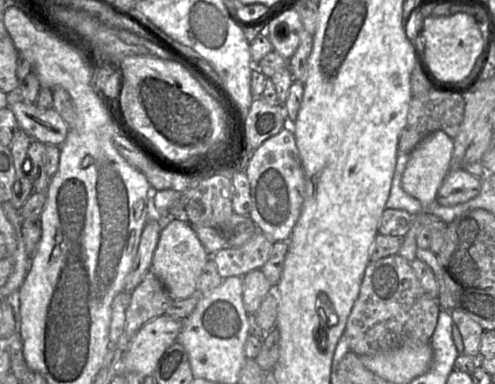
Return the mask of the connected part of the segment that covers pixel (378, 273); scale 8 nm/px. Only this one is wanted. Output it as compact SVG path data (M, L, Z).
M399 254L369 262L344 336L358 356L374 355L405 345L430 343L441 308L422 288L411 264Z

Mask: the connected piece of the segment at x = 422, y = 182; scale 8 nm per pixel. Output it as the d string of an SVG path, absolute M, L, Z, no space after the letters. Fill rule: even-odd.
M444 131L424 137L409 154L401 179L403 190L423 207L429 207L450 171L452 153L453 139Z

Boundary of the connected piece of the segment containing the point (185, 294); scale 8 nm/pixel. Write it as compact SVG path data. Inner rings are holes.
M177 217L162 223L150 271L161 281L174 300L181 300L199 294L197 282L211 256L213 255L206 251L191 224L184 217Z

